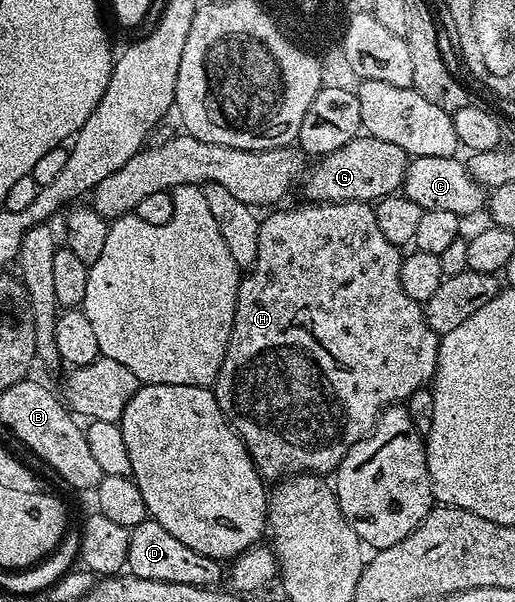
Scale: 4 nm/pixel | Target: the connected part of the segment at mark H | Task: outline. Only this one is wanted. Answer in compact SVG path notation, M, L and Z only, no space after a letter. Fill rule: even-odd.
M357 201L308 202L306 206L287 207L284 211L272 210L267 213L272 215L262 216L257 241L257 261L240 278L231 340L227 346L225 361L221 361L221 369L213 384L217 405L221 405L221 413L225 413L231 428L242 437L247 452L250 453L255 468L259 470L259 475L264 481L282 481L304 473L334 472L345 457L345 453L349 453L349 449L353 449L357 441L361 441L375 428L375 422L379 420L379 415L386 407L402 404L417 389L427 387L434 380L437 369L437 353L441 337L427 323L424 304L413 301L413 297L409 297L409 293L403 291L401 287L403 255L400 248L395 247L393 241L385 237L385 233L381 233L374 206Z

